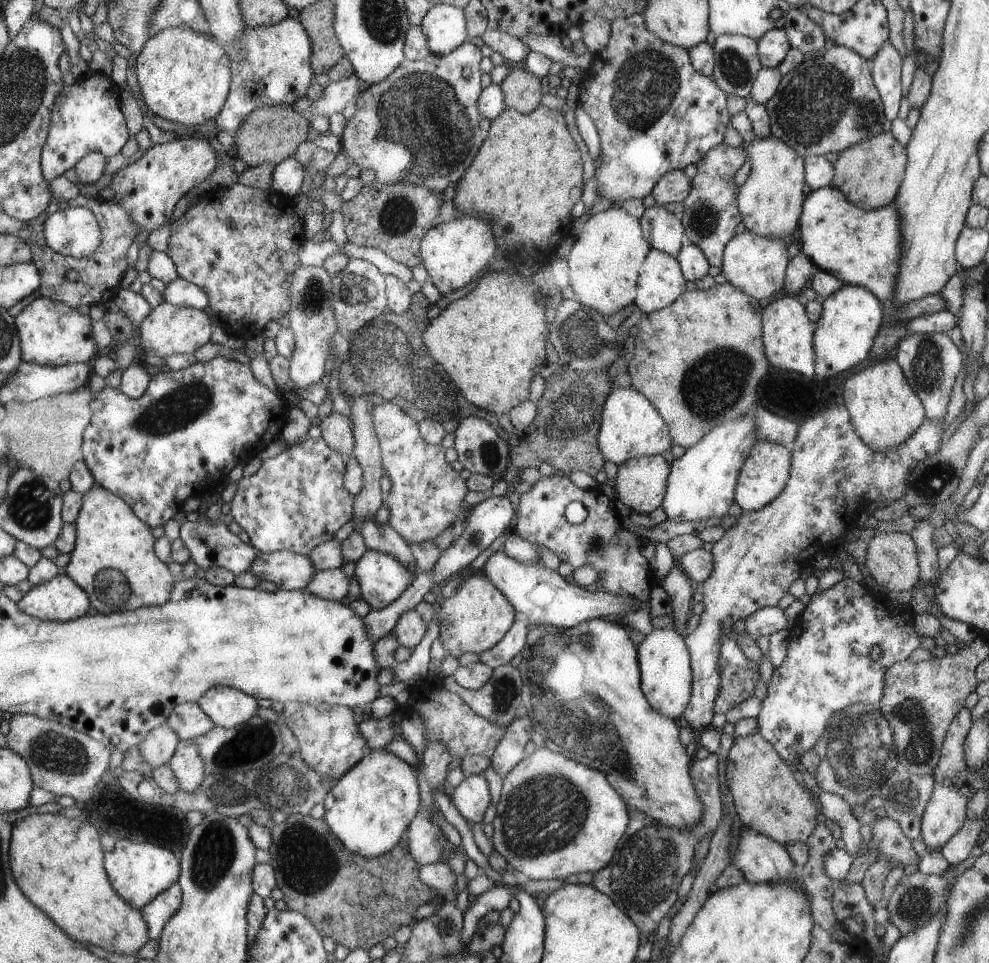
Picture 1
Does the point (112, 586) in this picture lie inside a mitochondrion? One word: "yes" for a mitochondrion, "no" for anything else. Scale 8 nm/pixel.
yes

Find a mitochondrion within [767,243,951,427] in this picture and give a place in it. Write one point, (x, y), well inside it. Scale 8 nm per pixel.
(927, 364)

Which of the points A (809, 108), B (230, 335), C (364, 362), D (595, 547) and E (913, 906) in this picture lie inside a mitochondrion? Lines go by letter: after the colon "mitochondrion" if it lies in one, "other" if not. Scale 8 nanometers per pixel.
A: mitochondrion
B: other
C: mitochondrion
D: mitochondrion
E: mitochondrion

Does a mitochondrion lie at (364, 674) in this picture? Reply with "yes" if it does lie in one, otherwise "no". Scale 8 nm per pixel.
no

